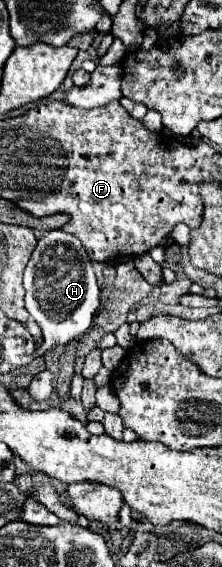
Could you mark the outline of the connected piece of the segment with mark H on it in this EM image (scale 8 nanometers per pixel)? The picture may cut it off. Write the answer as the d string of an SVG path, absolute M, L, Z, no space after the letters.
M52 229L38 241L24 271L24 289L26 309L40 325L44 339L36 357L56 345L66 345L82 337L90 329L94 313L100 307L100 287L92 269L92 259L80 239L62 229Z

